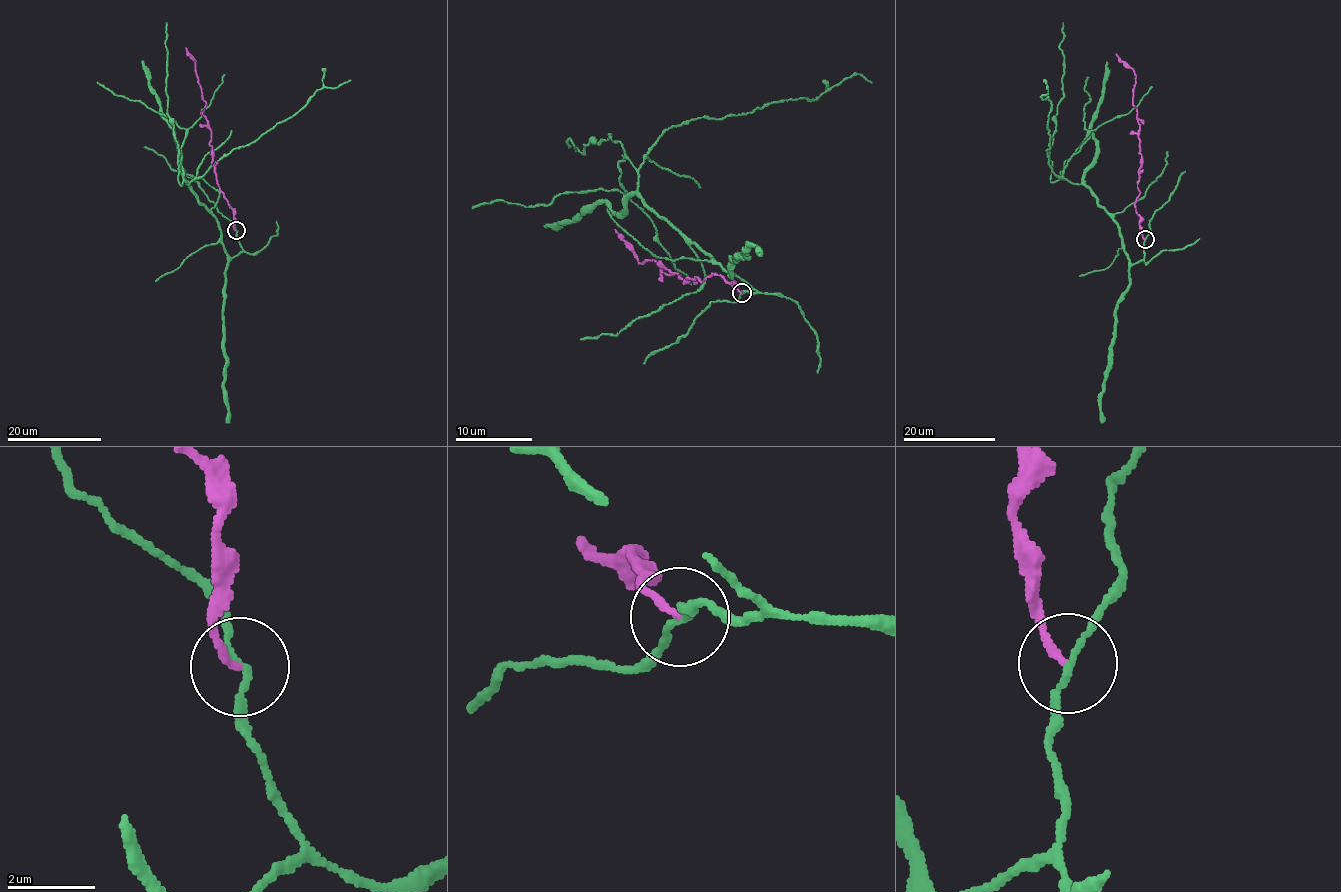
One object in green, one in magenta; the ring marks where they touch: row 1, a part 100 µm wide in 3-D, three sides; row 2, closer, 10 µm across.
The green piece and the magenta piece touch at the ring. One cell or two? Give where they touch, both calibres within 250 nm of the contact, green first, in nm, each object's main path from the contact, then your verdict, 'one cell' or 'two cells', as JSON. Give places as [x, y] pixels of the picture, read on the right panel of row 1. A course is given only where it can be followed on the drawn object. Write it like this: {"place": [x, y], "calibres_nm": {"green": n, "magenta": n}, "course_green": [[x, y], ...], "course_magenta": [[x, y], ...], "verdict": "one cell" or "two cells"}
{"place": [1145, 239], "calibres_nm": {"green": 130, "magenta": 150}, "course_green": [[1145, 240], [1142, 259], [1132, 264], [1118, 223], [1097, 197], [1049, 166], [1051, 102], [1041, 98], [1048, 93]], "course_magenta": [[1145, 240], [1134, 204], [1139, 193], [1137, 182], [1141, 164], [1138, 111], [1132, 104], [1135, 73], [1115, 53]], "verdict": "two cells"}

